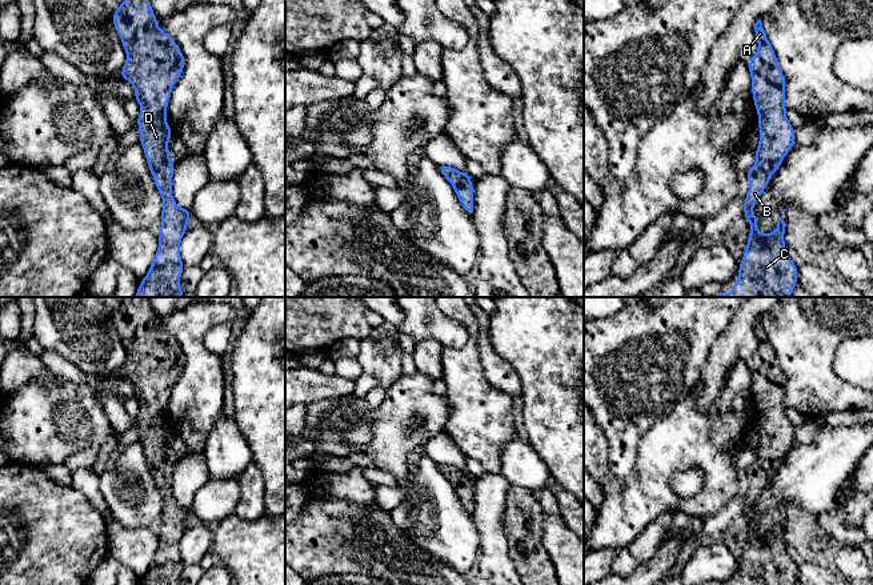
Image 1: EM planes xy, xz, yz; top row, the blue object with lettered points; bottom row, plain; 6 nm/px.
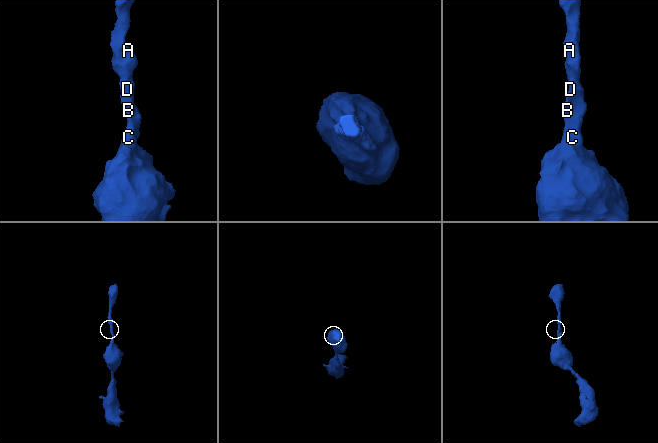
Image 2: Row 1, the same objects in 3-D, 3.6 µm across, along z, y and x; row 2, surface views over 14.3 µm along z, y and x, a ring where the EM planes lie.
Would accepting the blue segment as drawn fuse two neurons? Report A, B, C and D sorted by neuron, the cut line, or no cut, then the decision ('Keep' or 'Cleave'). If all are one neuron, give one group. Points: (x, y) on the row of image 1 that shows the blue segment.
Groups: A B C D. No split. Keep

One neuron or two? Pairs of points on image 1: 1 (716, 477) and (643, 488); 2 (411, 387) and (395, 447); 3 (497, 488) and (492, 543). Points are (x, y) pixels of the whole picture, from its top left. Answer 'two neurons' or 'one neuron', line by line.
1: one neuron
2: one neuron
3: one neuron

